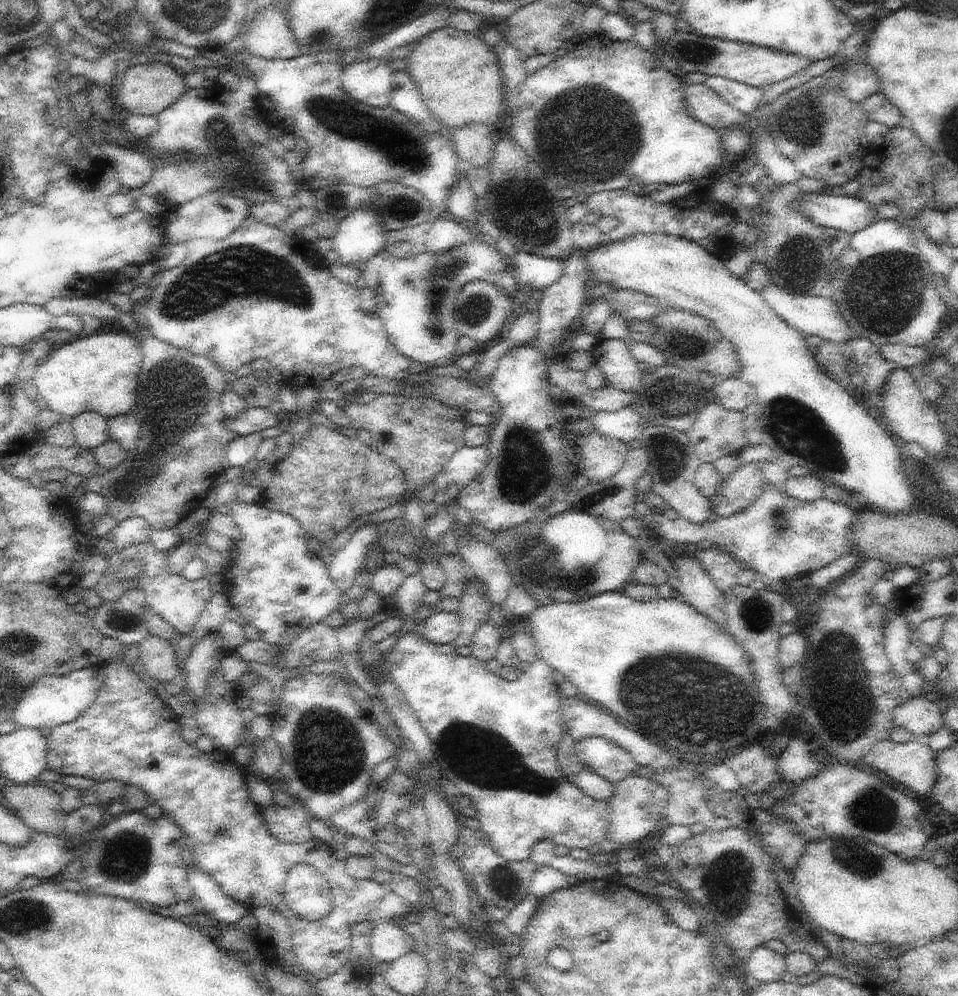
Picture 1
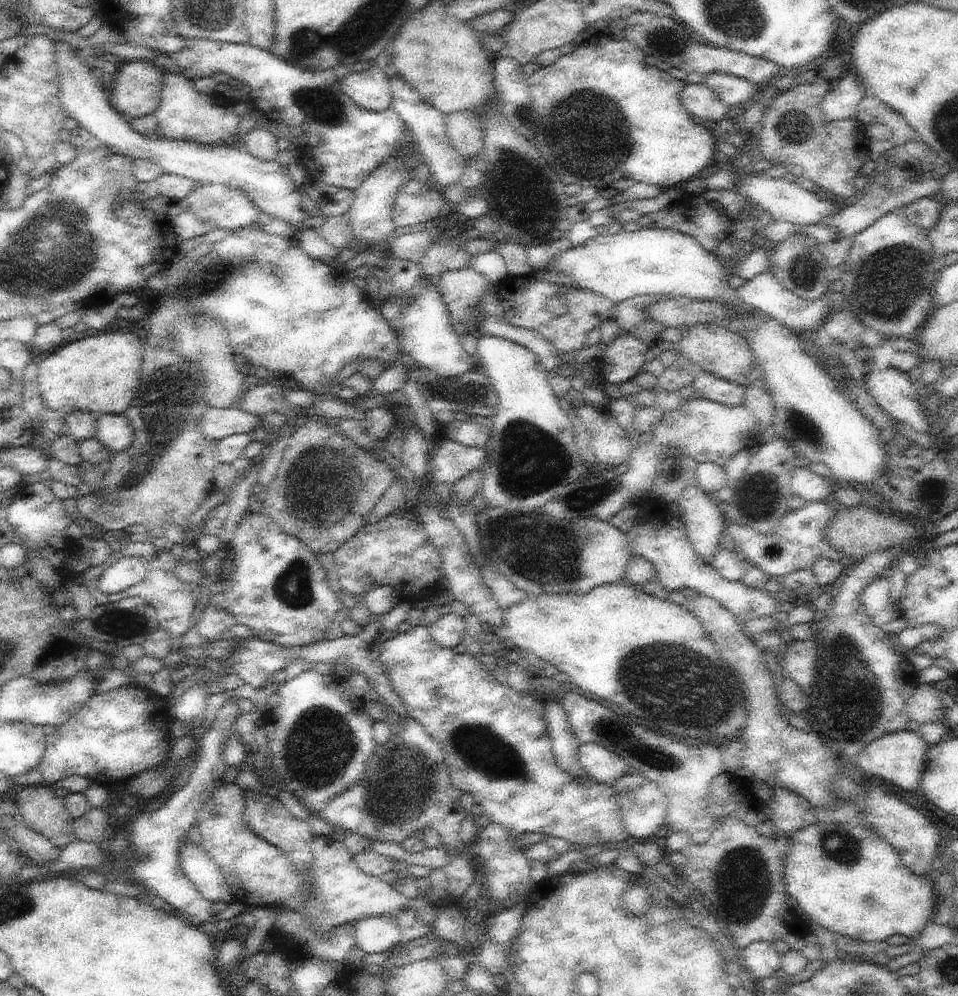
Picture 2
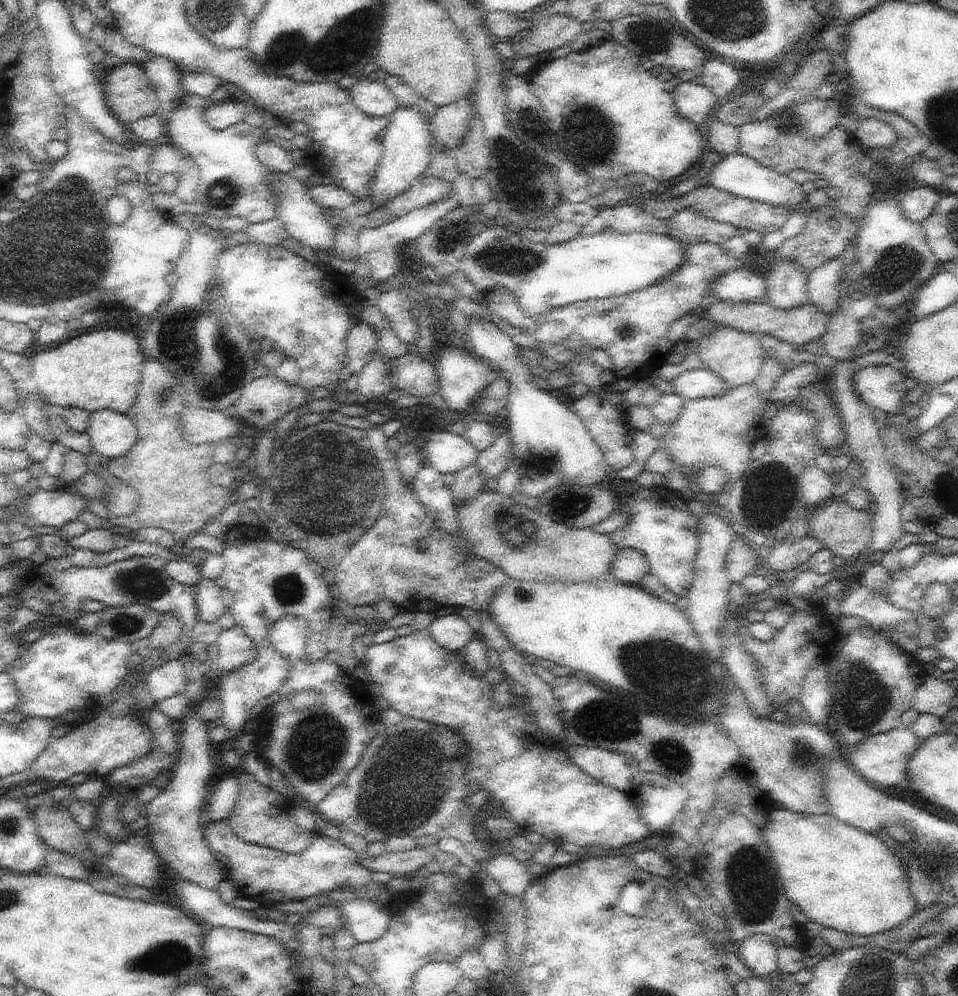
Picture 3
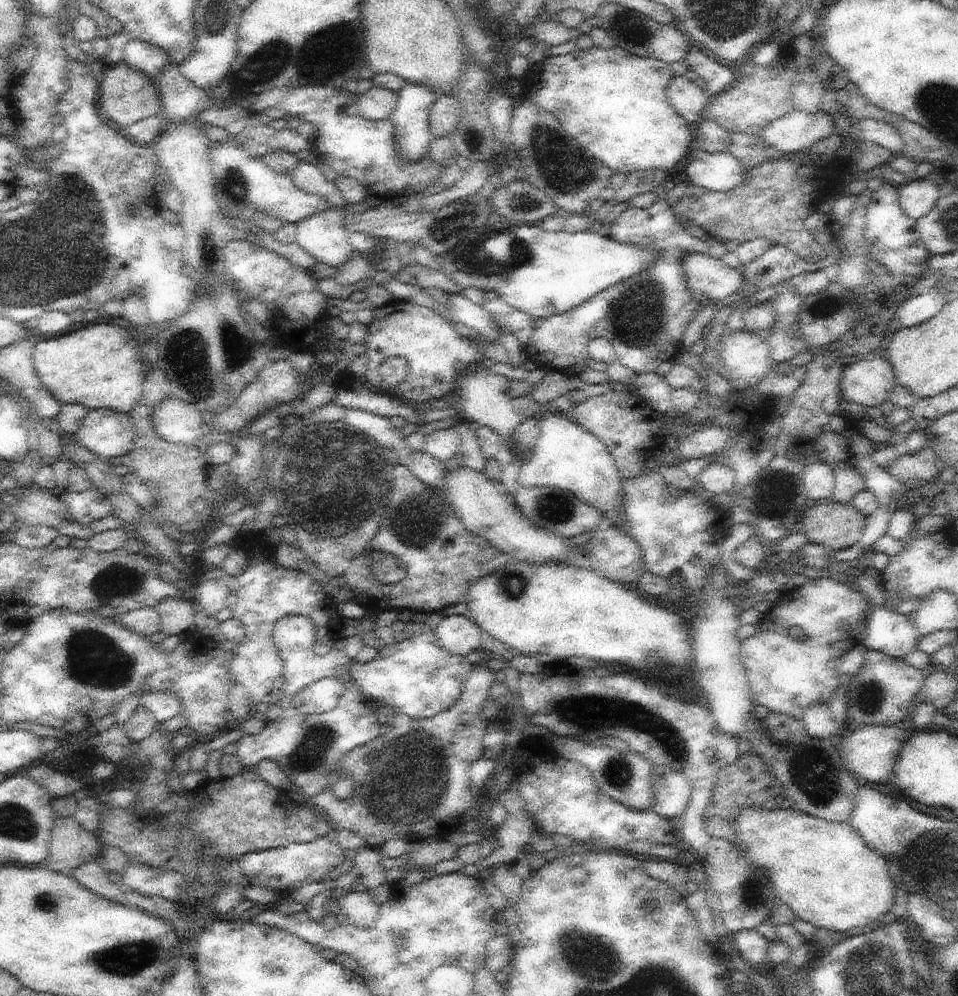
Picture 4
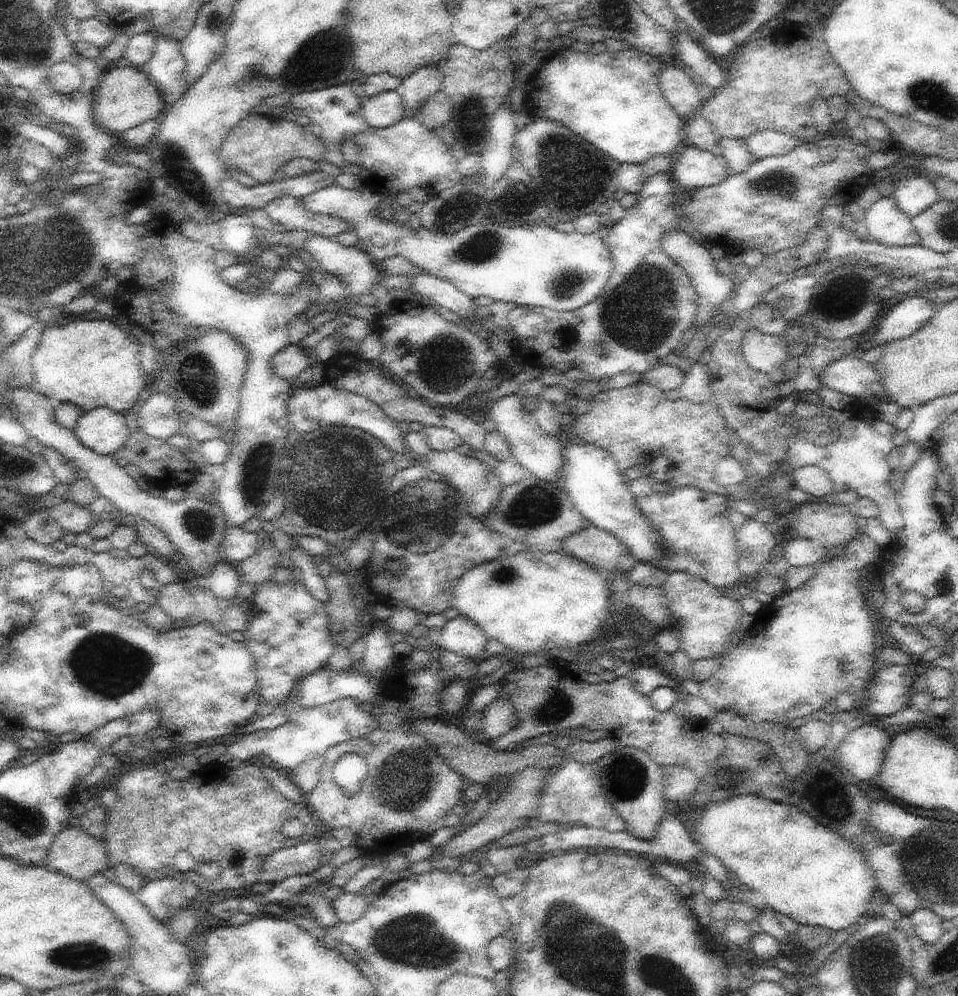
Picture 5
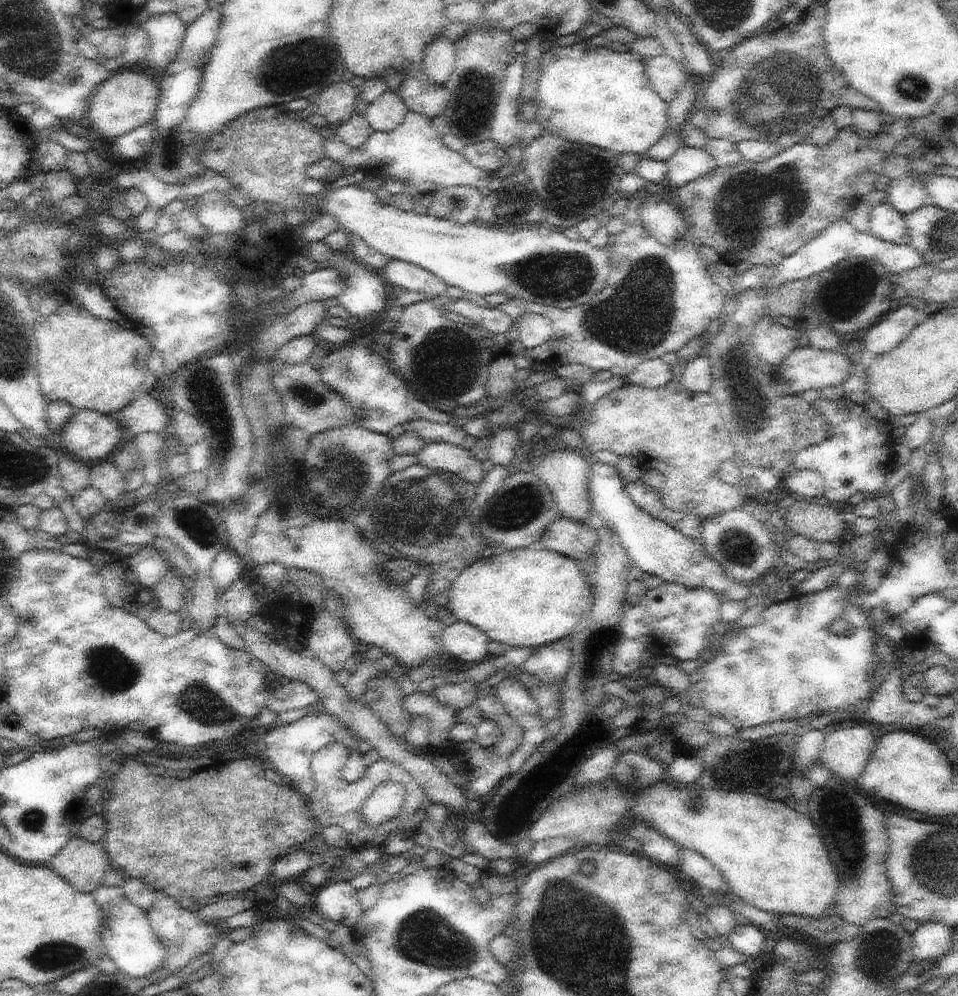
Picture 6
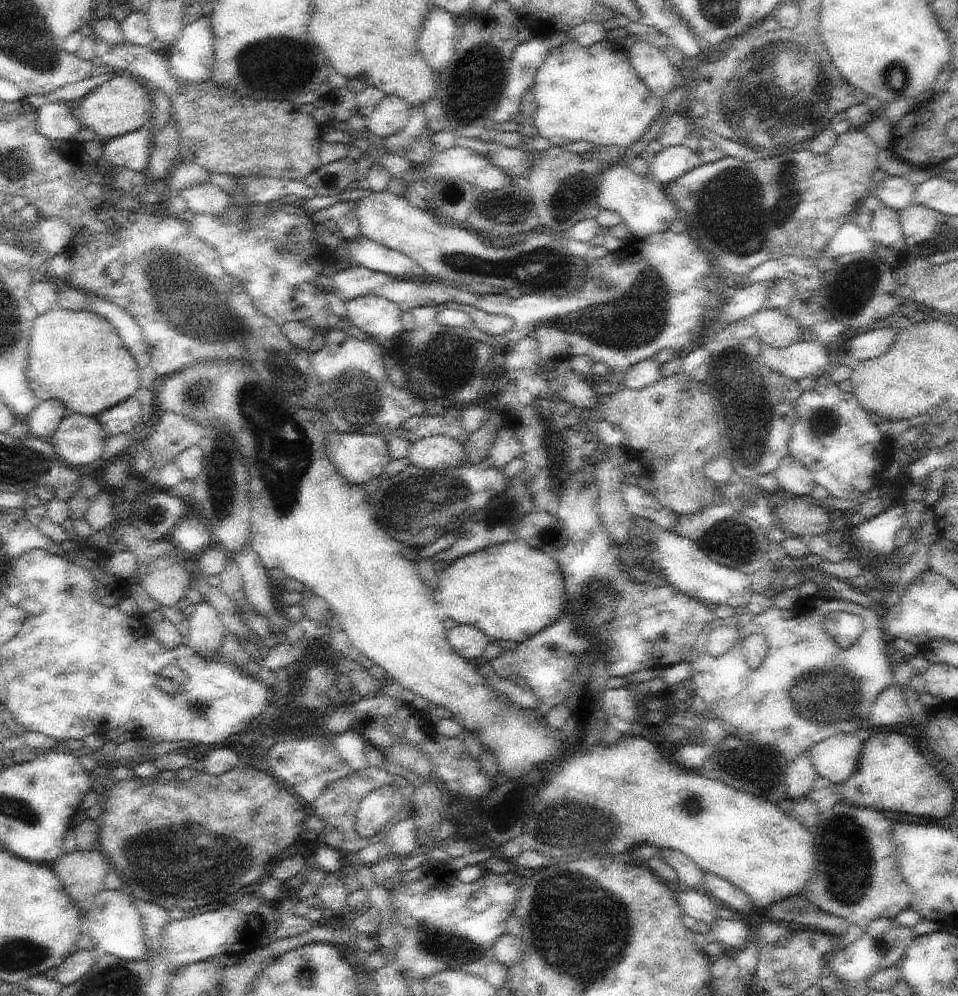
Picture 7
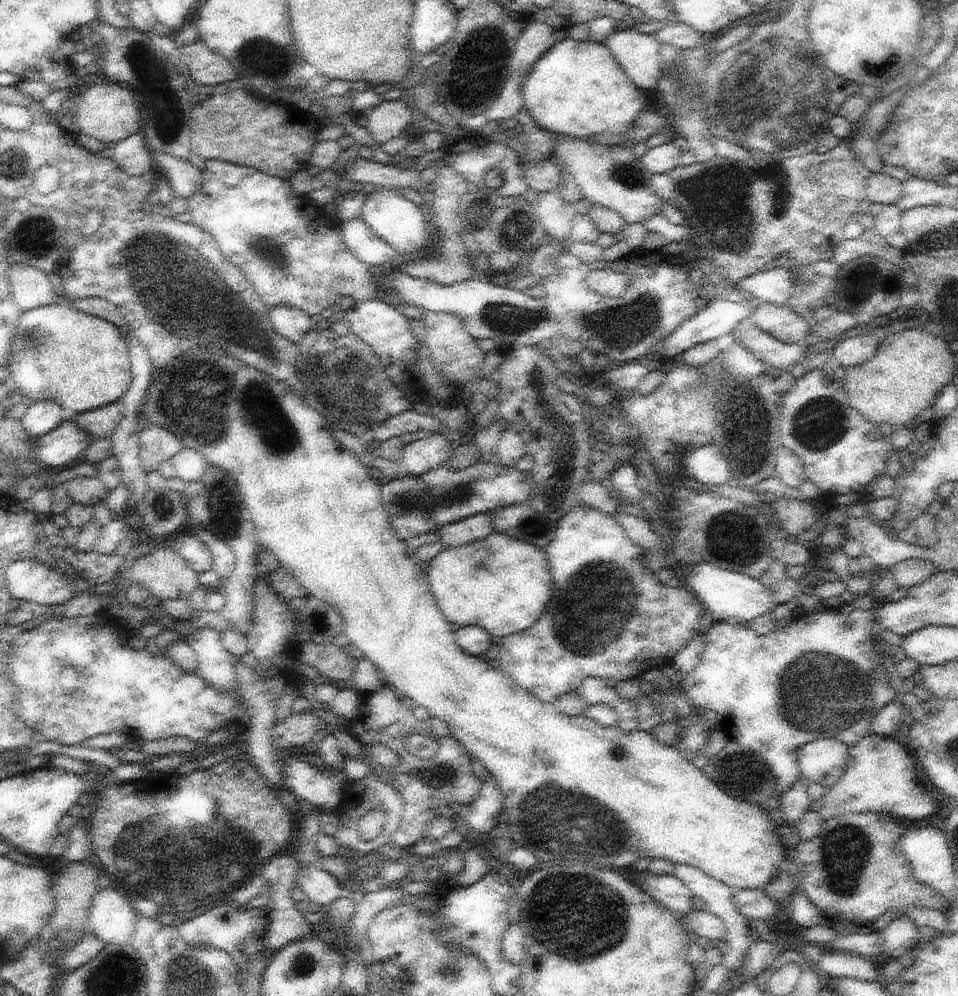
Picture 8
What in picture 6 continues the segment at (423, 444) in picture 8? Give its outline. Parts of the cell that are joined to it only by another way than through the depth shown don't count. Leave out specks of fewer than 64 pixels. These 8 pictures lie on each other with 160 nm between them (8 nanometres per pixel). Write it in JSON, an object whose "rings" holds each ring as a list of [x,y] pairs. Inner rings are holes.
{"rings":[[[447,442],[428,443],[417,454],[417,459],[417,463],[422,466],[449,475],[457,474],[477,487],[486,475],[482,472],[481,462],[470,449],[464,449],[462,445]]]}

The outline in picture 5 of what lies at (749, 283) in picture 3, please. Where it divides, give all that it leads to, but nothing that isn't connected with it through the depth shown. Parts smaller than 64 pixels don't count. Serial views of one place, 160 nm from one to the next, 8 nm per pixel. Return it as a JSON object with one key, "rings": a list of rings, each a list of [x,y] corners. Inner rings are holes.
{"rings":[[[679,228],[668,229],[664,233],[662,244],[666,254],[670,255],[676,261],[676,264],[681,266],[689,274],[692,284],[696,287],[697,293],[699,294],[700,312],[696,315],[694,327],[700,328],[714,314],[717,314],[722,302],[734,296],[737,289],[737,281],[717,272],[717,261],[712,259],[709,247]]]}

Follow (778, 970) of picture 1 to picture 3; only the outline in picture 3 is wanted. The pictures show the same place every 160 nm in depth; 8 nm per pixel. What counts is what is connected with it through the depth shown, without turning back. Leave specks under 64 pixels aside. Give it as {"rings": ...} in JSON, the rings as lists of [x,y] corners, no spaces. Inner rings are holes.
{"rings":[[[764,933],[751,934],[735,947],[745,965],[758,977],[769,978],[777,968],[777,947]]]}

